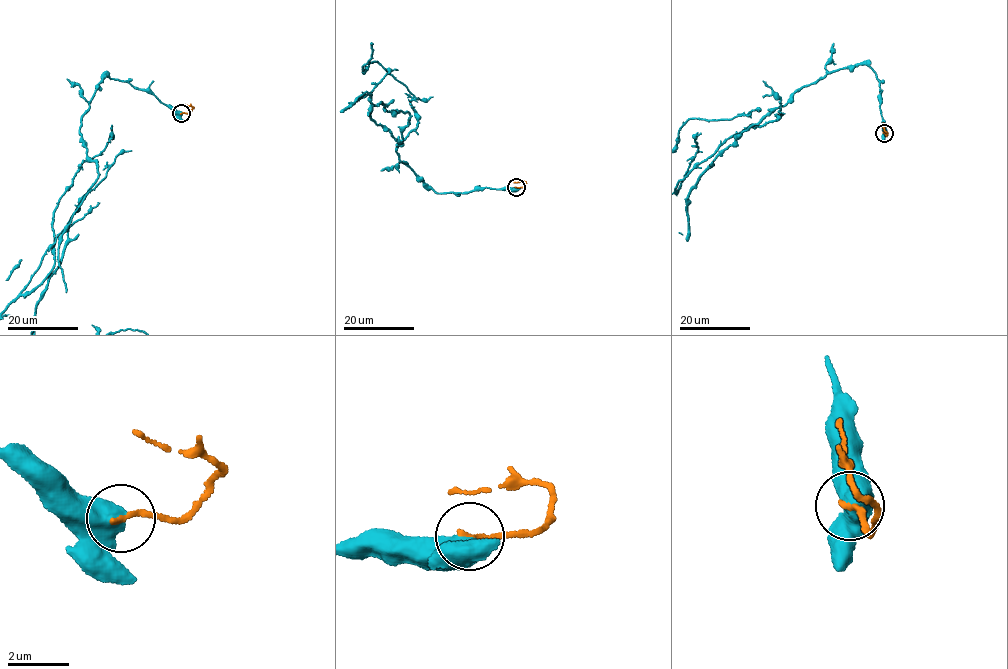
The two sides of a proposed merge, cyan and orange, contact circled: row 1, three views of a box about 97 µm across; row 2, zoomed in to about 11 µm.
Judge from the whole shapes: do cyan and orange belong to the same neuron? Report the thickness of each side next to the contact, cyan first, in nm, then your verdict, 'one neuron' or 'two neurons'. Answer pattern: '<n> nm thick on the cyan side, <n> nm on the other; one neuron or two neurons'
650 nm thick on the cyan side, 200 nm on the other; two neurons

